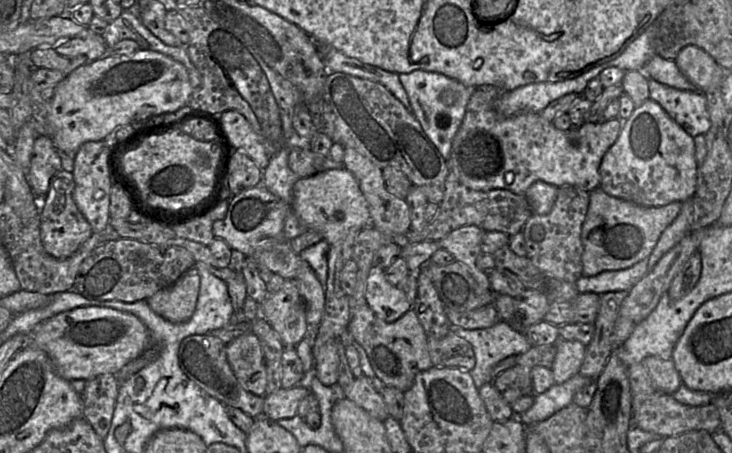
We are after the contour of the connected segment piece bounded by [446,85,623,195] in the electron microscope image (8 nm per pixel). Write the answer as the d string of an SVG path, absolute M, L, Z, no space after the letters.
M481 85L471 94L446 160L458 180L474 190L505 189L520 195L539 180L556 187L575 185L588 193L599 187L602 158L618 138L623 121L615 118L559 130L540 113L504 116L492 107L492 102L506 91Z

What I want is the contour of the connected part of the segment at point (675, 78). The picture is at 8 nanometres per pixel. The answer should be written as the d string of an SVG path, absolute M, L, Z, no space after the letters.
M659 55L653 56L648 61L643 73L649 79L654 79L677 89L697 90L696 86L683 75L674 60L667 60Z

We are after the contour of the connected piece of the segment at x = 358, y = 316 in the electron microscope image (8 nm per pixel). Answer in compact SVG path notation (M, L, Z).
M364 304L352 310L348 332L364 349L373 371L386 386L405 392L412 386L418 373L433 367L428 350L428 336L412 308L398 320L387 323Z

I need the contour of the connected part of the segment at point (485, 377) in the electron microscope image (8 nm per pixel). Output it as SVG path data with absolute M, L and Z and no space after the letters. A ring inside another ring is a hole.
M504 321L474 330L451 324L450 331L472 345L475 366L470 374L478 389L492 382L492 370L498 362L512 355L521 355L532 347L524 333L515 331Z

